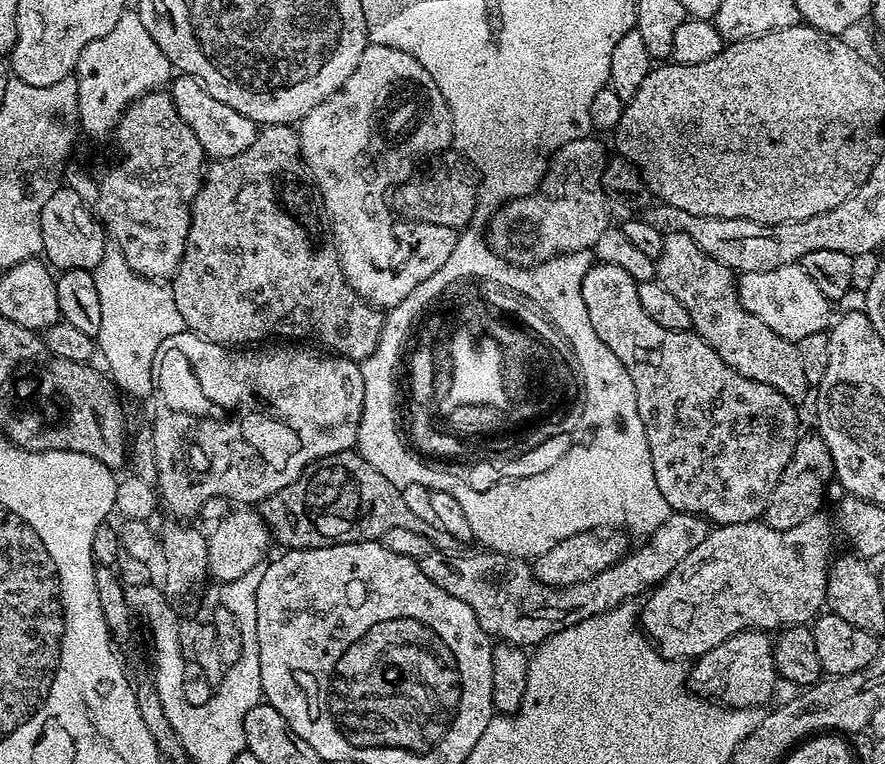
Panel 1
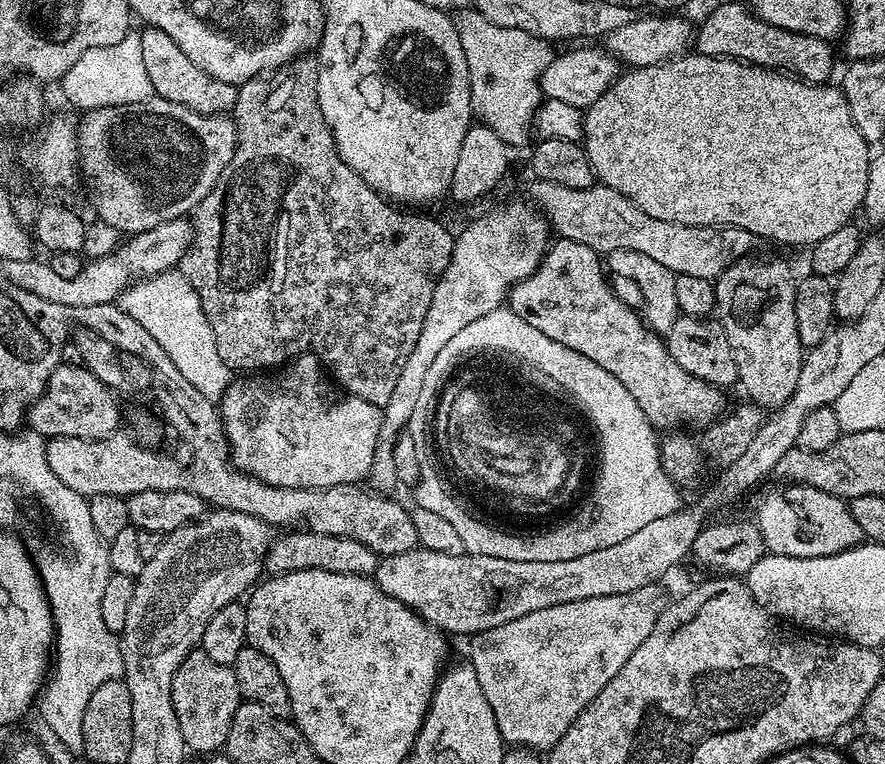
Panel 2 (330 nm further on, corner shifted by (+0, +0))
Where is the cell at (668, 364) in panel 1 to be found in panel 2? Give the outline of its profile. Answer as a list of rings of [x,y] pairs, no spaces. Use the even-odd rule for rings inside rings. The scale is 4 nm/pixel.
[[[560,238],[549,247],[548,253],[544,255],[544,260],[540,264],[540,268],[534,270],[534,274],[530,274],[530,278],[520,280],[512,287],[506,304],[507,307],[514,310],[514,314],[518,314],[518,318],[526,318],[526,322],[530,322],[530,326],[536,327],[537,330],[542,330],[542,334],[546,334],[546,338],[550,338],[554,342],[562,342],[562,346],[566,346],[570,350],[574,350],[578,354],[590,358],[590,362],[598,362],[598,366],[602,366],[602,370],[614,374],[614,378],[618,378],[618,382],[622,382],[622,386],[626,386],[626,390],[630,390],[630,398],[634,398],[634,402],[638,402],[638,406],[642,406],[642,414],[646,414],[646,418],[651,422],[653,428],[657,430],[663,430],[663,428],[668,428],[664,430],[674,430],[679,426],[684,426],[680,424],[700,424],[699,426],[707,426],[719,420],[726,411],[726,405],[724,405],[725,393],[710,382],[702,382],[702,378],[694,378],[694,374],[686,374],[686,370],[682,370],[682,366],[678,366],[678,362],[674,362],[667,343],[648,327],[643,315],[639,316],[630,305],[623,304],[616,297],[616,292],[608,285],[607,279],[609,280],[609,277],[606,275],[606,268],[602,263],[601,253],[594,251],[590,246],[582,246],[582,242],[578,242],[577,240]]]

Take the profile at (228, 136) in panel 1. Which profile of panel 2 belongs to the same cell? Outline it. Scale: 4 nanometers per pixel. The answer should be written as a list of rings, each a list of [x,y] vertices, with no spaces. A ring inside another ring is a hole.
[[[147,26],[141,29],[138,35],[142,42],[142,58],[155,95],[207,116],[222,116],[235,109],[237,85],[218,82],[218,78],[210,78],[206,70],[198,70],[198,66],[194,66],[194,62],[190,62],[190,58],[186,58],[186,54],[178,50],[178,42],[174,42],[174,38],[170,38],[168,34],[162,34],[162,30]]]

